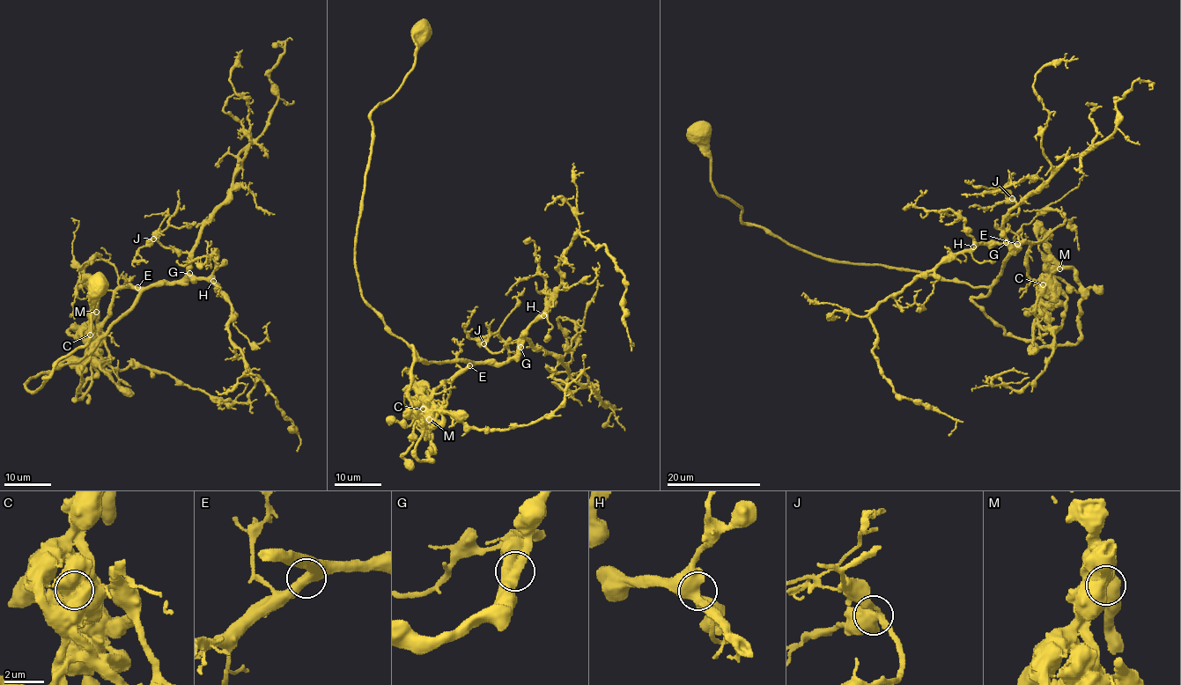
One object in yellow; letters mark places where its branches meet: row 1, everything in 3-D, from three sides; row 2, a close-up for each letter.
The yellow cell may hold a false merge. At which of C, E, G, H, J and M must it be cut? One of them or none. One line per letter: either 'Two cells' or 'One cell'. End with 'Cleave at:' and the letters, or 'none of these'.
C: Two cells
E: One cell
G: One cell
H: One cell
J: One cell
M: One cell
Cleave at: C

